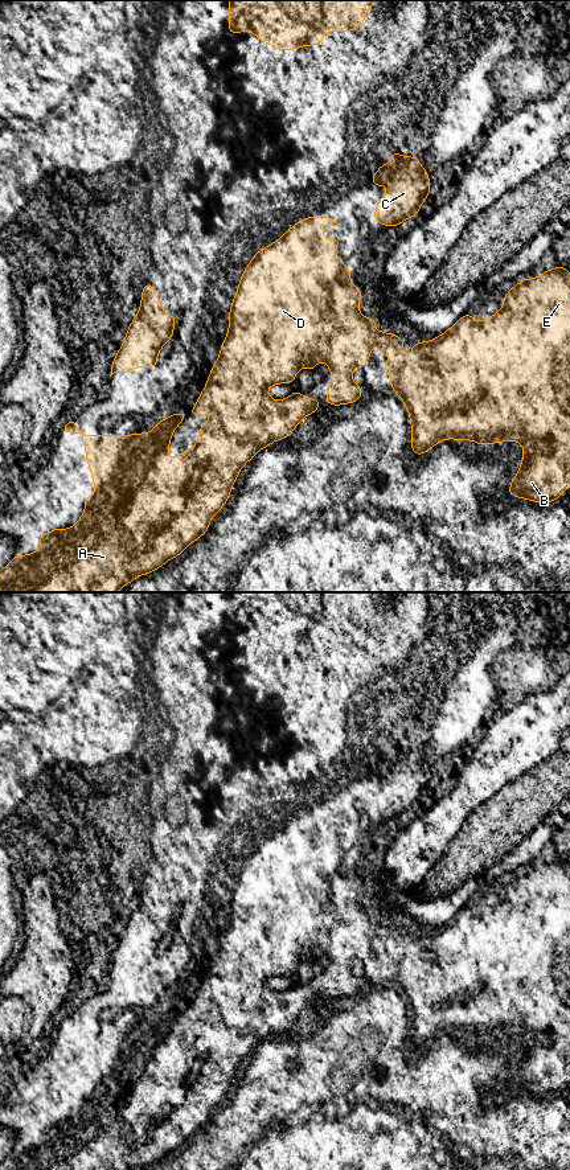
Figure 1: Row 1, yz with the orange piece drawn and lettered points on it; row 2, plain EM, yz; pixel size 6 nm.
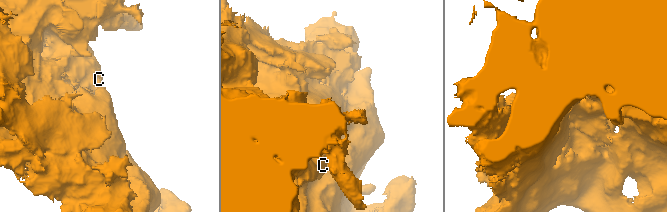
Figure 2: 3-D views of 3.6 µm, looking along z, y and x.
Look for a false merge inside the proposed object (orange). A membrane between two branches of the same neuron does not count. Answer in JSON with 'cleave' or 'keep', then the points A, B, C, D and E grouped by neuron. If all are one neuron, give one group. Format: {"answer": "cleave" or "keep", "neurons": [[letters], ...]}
{"answer": "keep", "neurons": [["A", "B", "C", "D", "E"]]}

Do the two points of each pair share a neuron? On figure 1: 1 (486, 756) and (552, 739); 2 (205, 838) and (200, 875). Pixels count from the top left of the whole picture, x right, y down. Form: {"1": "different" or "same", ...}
{"1": "same", "2": "different"}

